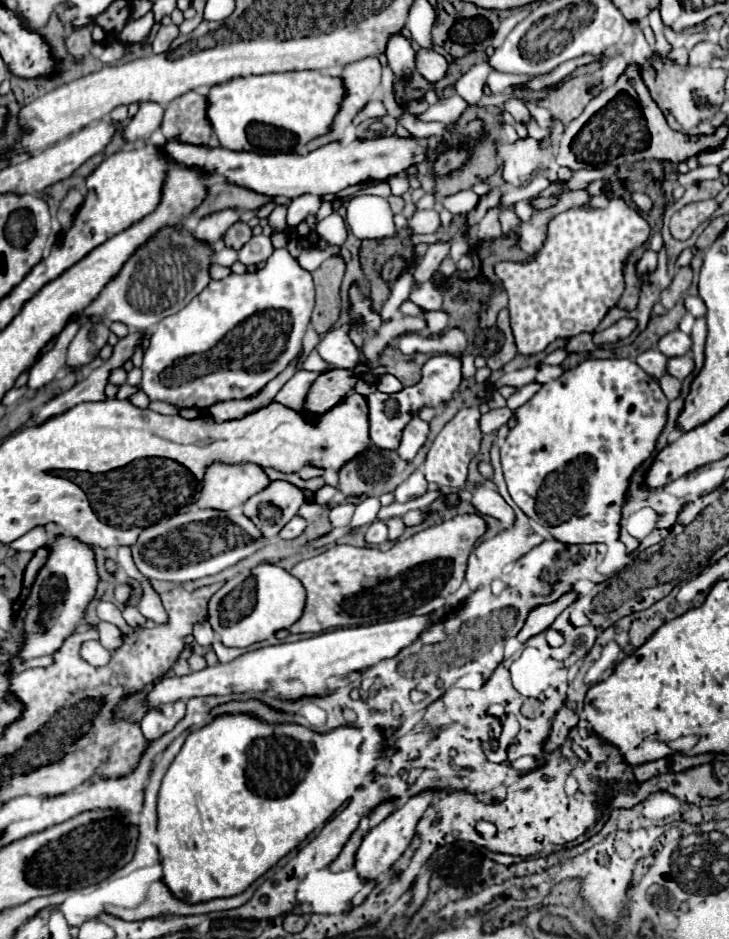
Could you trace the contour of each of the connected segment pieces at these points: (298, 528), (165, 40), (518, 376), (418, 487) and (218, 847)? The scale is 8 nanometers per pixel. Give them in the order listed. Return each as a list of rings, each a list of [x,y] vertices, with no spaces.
[[[294,517],[286,527],[284,527],[284,531],[280,533],[282,537],[286,537],[286,539],[292,539],[292,537],[298,537],[302,531],[306,529],[306,521],[302,519],[302,517]]]
[[[170,23],[170,25],[166,25],[166,27],[160,27],[158,33],[156,33],[156,39],[154,39],[154,43],[152,43],[154,53],[166,53],[168,47],[170,47],[170,43],[172,43],[176,37],[178,37],[178,25]]]
[[[524,367],[524,369],[518,369],[518,371],[514,371],[514,373],[506,373],[506,375],[502,375],[502,377],[496,381],[496,389],[502,387],[502,385],[524,387],[524,385],[528,385],[530,381],[534,381],[536,371],[538,371],[538,367]]]
[[[418,469],[418,471],[414,471],[404,483],[400,483],[400,485],[396,487],[394,495],[396,495],[396,501],[398,501],[398,503],[406,503],[406,501],[410,501],[410,499],[416,499],[416,497],[424,495],[426,491],[428,491],[428,481],[426,481],[424,473]]]
[[[224,715],[202,727],[200,731],[194,731],[188,735],[184,747],[176,755],[174,763],[170,765],[168,773],[164,775],[160,795],[158,795],[158,853],[162,863],[162,883],[168,887],[168,891],[186,903],[206,903],[218,897],[234,897],[242,891],[246,891],[258,877],[262,877],[270,867],[274,867],[286,853],[290,853],[296,845],[300,845],[314,829],[322,829],[324,823],[334,815],[334,811],[354,795],[354,791],[364,783],[364,779],[372,773],[372,767],[388,755],[392,755],[392,747],[384,747],[386,731],[380,727],[338,727],[328,733],[316,733],[302,725],[268,725],[262,723],[250,715]]]

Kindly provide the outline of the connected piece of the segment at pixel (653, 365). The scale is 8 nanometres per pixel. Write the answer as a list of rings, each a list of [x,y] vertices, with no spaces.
[[[650,349],[650,351],[644,351],[642,355],[638,355],[638,357],[636,357],[636,363],[638,363],[648,375],[652,375],[654,379],[660,379],[662,375],[666,375],[668,357],[662,355],[662,353],[656,351],[656,349]]]

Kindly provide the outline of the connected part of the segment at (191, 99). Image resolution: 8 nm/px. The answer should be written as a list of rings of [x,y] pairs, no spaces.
[[[188,91],[166,105],[162,133],[166,141],[210,145],[212,125],[206,117],[208,97],[198,91]]]

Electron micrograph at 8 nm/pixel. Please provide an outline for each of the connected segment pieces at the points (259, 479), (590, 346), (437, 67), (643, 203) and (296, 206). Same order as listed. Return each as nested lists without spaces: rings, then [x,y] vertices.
[[[214,463],[204,475],[202,495],[198,507],[228,511],[246,503],[252,495],[270,485],[268,475],[254,463],[226,465]]]
[[[580,333],[576,337],[570,337],[568,343],[564,345],[566,353],[590,353],[594,351],[594,343],[592,343],[592,335],[590,333]]]
[[[420,49],[420,53],[416,55],[416,67],[418,71],[432,83],[440,81],[444,75],[446,75],[446,69],[448,69],[448,61],[436,53],[436,51],[426,51],[426,49]]]
[[[632,193],[632,203],[644,213],[650,213],[652,209],[652,199],[646,193]]]
[[[300,195],[300,197],[292,199],[292,203],[288,207],[288,217],[286,217],[288,227],[296,227],[308,215],[314,215],[320,209],[320,203],[322,203],[320,195]]]

